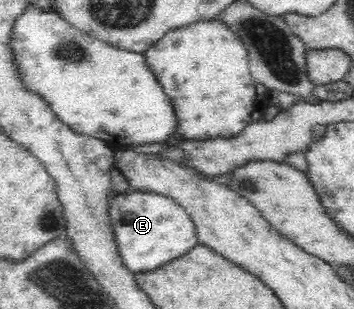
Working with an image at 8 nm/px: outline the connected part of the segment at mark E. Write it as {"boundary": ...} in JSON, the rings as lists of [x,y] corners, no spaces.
{"boundary":[[[153,192],[112,195],[108,211],[116,247],[124,266],[135,273],[151,272],[185,255],[198,244],[191,216],[174,199]]]}

